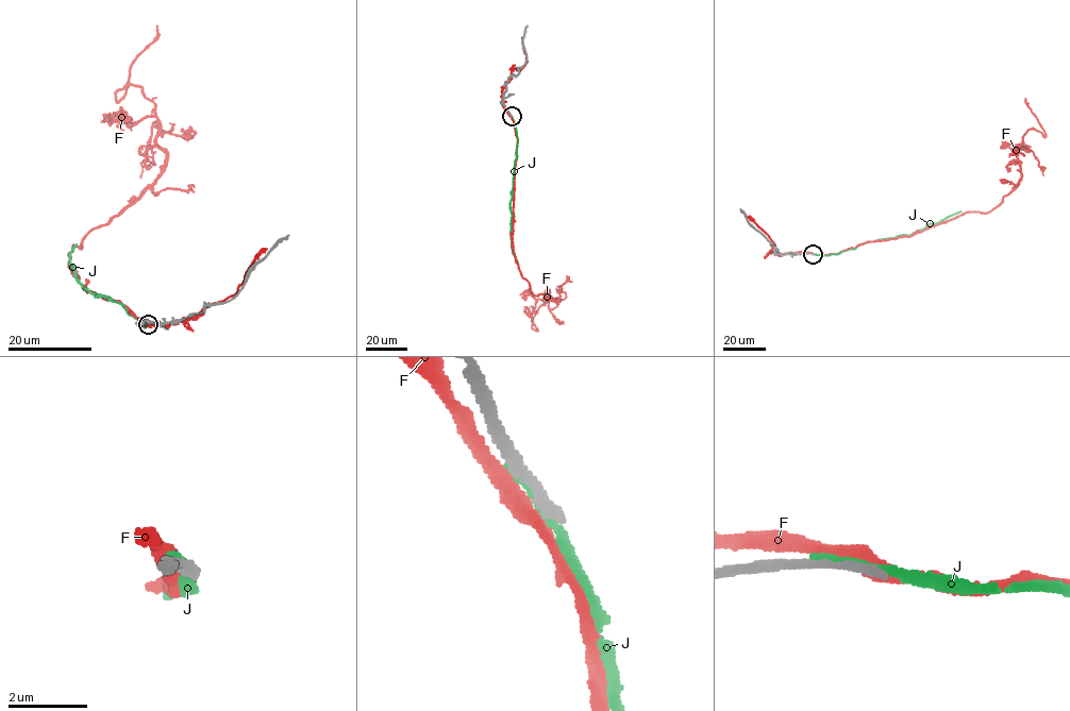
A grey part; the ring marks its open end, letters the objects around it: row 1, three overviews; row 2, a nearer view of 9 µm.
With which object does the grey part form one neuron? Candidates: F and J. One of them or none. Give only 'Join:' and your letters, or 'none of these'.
Join: none of these

